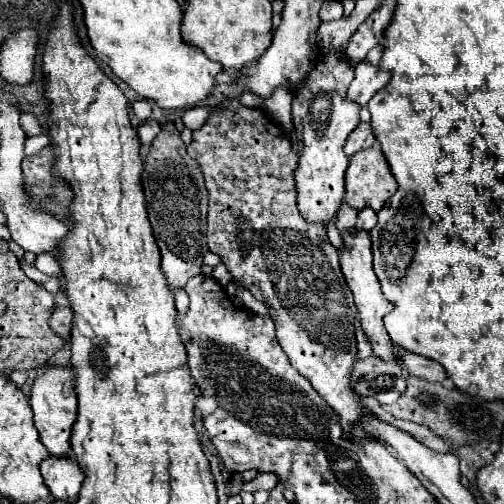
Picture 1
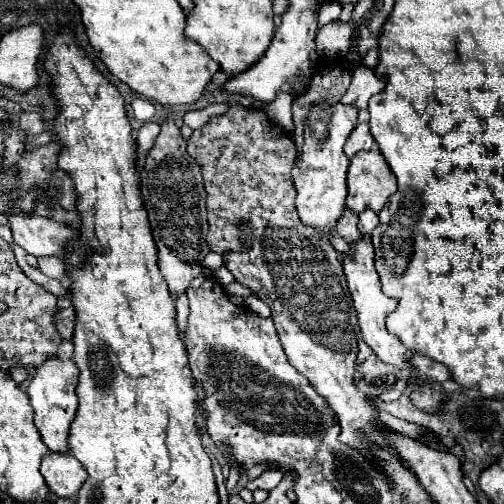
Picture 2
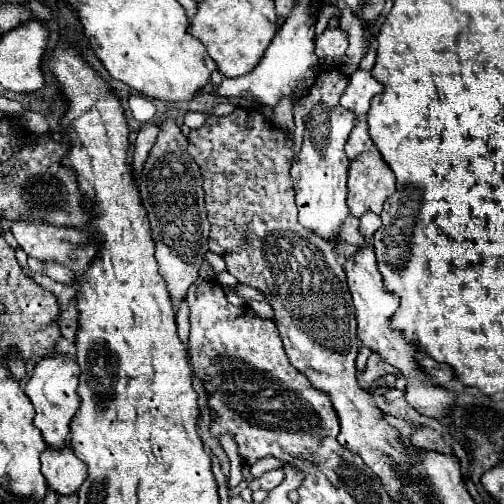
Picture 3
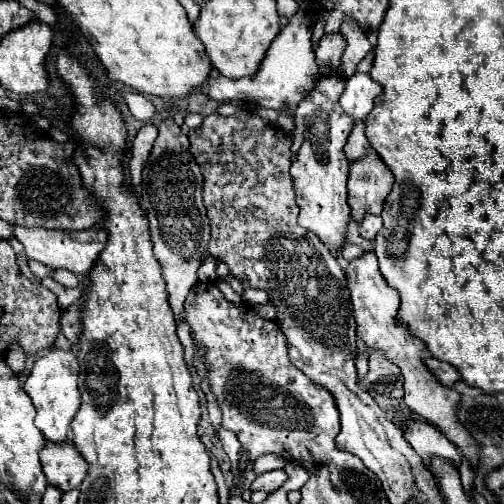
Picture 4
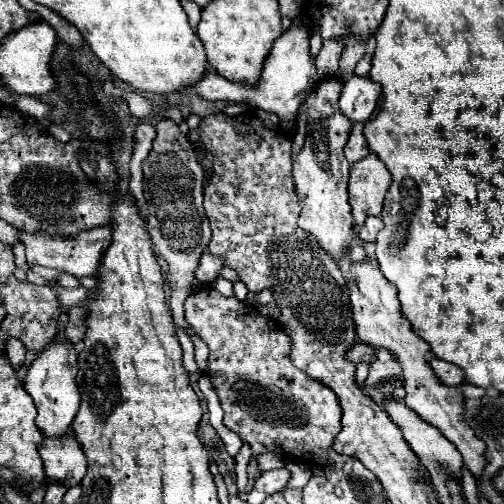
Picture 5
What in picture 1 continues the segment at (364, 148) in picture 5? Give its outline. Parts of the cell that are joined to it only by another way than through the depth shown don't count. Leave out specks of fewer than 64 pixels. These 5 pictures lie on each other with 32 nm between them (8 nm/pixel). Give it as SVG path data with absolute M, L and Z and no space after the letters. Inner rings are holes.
M360 122L360 124L356 126L356 130L348 136L348 140L346 140L346 144L344 144L344 152L346 152L348 156L352 156L352 154L356 154L358 150L370 148L374 142L376 142L376 136L374 136L374 132L372 132L370 122Z

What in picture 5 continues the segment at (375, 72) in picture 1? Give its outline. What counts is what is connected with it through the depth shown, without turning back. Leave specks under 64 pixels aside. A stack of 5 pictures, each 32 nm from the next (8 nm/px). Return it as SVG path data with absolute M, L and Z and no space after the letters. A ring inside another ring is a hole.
M352 76L344 82L340 96L340 108L352 122L366 122L376 108L380 96L380 84L372 82L368 76Z

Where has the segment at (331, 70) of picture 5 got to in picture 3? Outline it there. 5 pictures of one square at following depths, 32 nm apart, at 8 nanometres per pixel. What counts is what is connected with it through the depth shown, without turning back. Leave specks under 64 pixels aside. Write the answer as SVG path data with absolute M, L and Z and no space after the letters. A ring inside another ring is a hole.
M326 28L316 38L316 54L320 58L320 64L324 70L338 68L342 56L348 48L348 32L340 28Z

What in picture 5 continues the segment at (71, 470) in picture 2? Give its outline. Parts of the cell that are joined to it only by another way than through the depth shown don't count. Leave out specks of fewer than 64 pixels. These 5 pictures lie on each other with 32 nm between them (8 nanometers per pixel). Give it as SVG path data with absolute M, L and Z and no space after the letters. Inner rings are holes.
M74 436L66 438L46 438L40 446L40 458L44 462L44 472L50 482L58 482L66 488L78 486L86 472L86 458Z

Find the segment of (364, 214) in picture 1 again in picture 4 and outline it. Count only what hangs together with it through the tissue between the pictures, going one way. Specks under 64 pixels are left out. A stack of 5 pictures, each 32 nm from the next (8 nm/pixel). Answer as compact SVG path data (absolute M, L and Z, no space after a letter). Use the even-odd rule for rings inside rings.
M368 214L368 216L364 216L364 220L360 224L360 236L366 238L366 240L374 240L374 236L380 228L382 228L382 218Z

